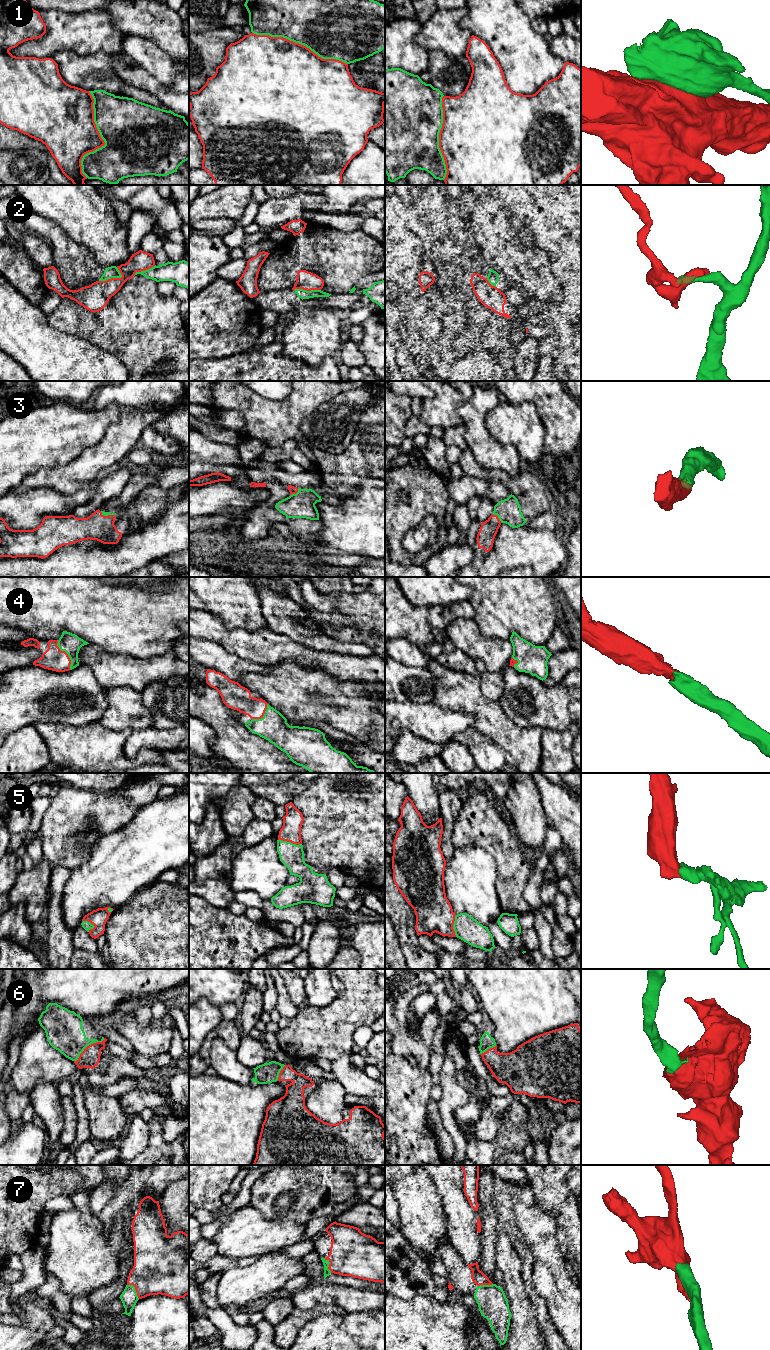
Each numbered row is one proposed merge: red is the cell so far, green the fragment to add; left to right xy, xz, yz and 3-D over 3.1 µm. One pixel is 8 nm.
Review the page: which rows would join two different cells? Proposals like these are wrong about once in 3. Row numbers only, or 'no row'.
1, 2

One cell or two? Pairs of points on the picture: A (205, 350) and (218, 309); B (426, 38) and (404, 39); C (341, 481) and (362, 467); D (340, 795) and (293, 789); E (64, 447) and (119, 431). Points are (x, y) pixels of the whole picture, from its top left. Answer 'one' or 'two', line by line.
A: one
B: two
C: one
D: two
E: two

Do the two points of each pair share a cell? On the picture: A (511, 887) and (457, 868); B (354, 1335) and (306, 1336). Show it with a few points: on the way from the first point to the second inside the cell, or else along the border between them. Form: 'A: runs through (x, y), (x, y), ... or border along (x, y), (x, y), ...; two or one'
A: border along (493, 858), (497, 869), (496, 893), (501, 904); two
B: runs through (342, 1335), (318, 1336); one

